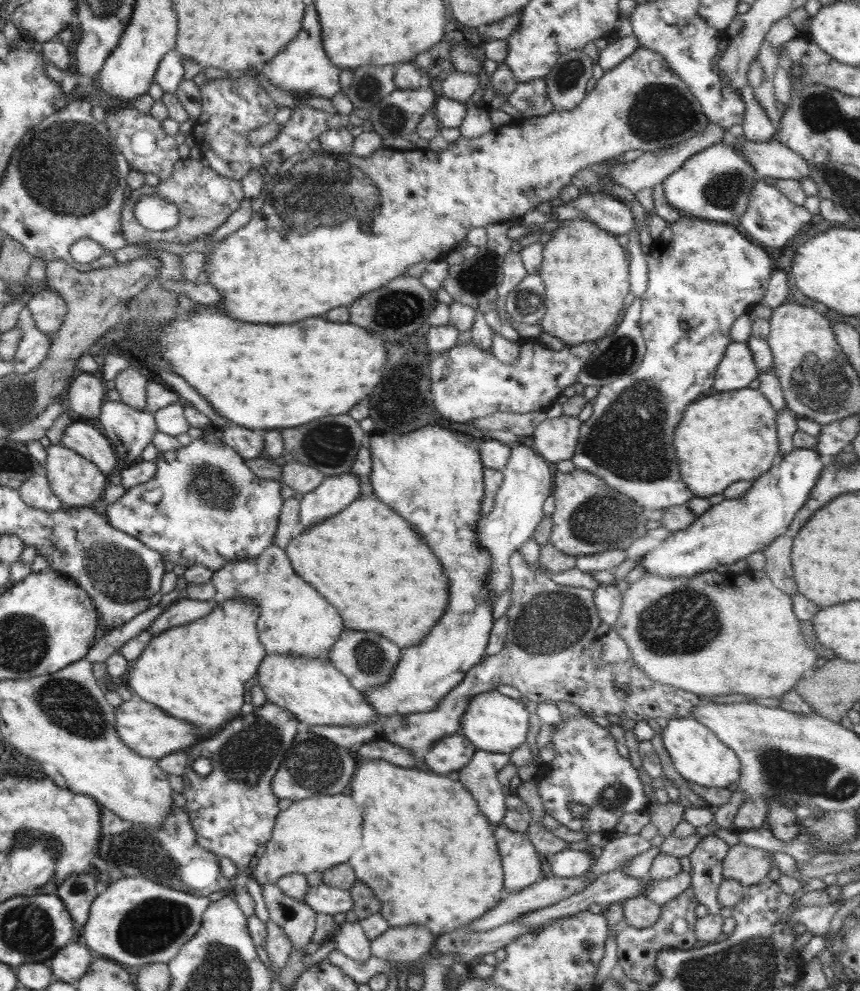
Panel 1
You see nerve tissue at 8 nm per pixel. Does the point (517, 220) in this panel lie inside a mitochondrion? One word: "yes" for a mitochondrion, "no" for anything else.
no

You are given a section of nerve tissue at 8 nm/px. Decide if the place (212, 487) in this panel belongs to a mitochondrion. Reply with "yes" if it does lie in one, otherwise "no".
yes

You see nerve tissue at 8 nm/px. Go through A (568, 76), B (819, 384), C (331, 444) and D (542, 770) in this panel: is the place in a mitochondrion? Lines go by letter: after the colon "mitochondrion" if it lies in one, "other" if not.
A: mitochondrion
B: mitochondrion
C: mitochondrion
D: other

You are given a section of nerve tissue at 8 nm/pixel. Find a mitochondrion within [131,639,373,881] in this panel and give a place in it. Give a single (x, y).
(246, 757)

